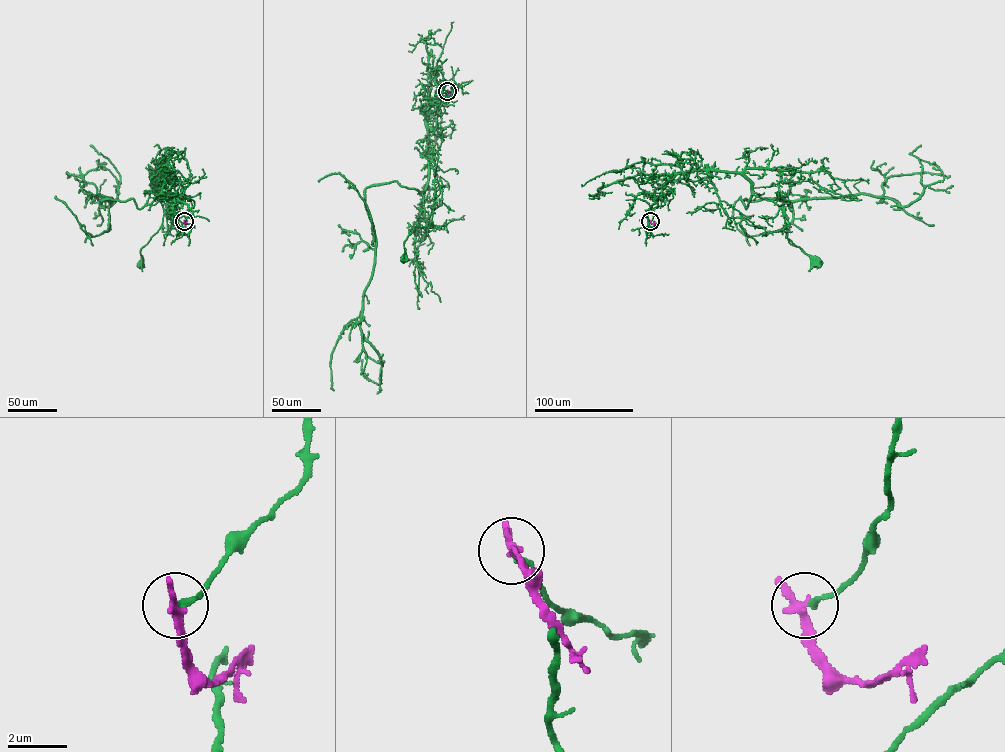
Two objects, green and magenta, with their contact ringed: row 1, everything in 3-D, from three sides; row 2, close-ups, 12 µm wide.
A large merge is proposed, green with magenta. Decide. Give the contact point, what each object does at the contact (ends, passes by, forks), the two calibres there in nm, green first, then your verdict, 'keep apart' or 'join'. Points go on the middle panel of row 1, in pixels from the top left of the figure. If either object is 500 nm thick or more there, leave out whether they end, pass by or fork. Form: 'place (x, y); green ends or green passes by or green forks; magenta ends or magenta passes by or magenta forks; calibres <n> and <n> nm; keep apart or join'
place (447, 91); green ends; magenta passes by; calibres 200 and 240 nm; keep apart

